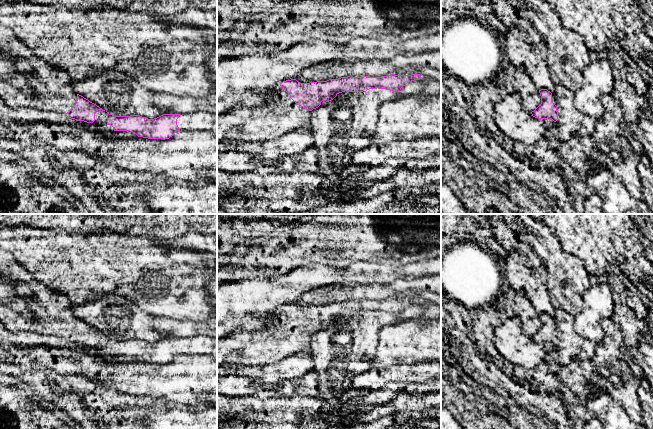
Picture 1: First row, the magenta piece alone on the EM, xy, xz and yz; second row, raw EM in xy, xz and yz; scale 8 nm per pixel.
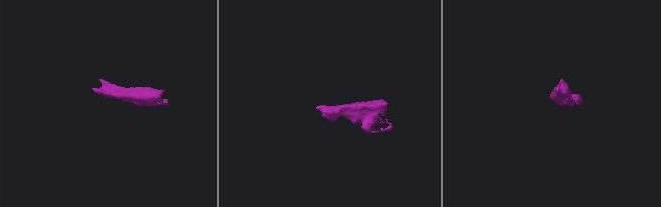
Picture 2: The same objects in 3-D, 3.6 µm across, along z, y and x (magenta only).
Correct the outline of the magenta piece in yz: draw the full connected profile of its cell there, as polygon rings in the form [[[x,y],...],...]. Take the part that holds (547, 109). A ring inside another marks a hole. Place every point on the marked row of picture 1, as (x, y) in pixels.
[[[556,85],[551,93],[547,89],[539,90],[541,104],[531,112],[538,119],[552,119],[557,121],[560,114],[572,122],[579,135],[592,135],[595,131],[595,120],[576,109],[574,105],[574,92],[570,89]]]

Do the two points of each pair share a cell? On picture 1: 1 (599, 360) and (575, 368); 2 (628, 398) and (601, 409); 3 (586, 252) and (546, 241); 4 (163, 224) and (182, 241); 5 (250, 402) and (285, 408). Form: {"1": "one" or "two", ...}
{"1": "two", "2": "two", "3": "two", "4": "two", "5": "one"}

